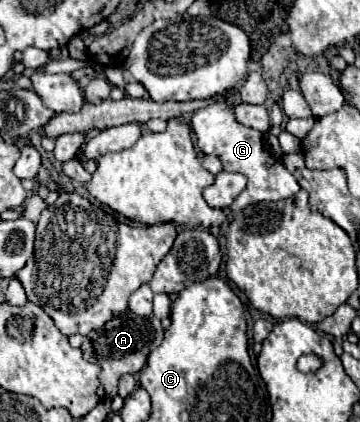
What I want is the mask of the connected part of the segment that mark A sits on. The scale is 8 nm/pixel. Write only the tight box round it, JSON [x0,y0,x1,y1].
[81,312,163,398]

